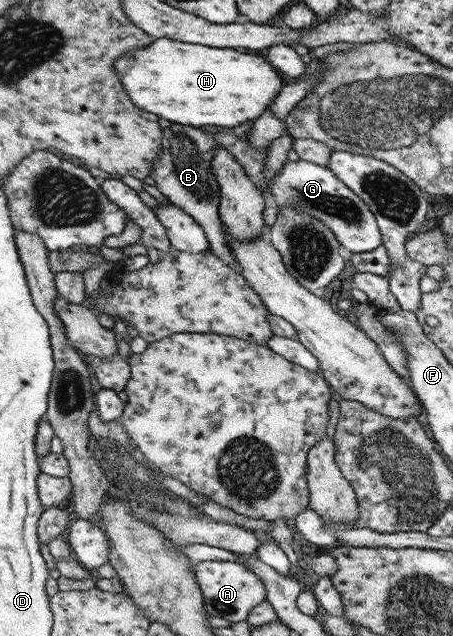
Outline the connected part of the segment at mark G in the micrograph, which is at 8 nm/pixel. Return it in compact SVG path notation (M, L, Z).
M287 161L268 184L272 199L281 209L292 204L317 220L323 220L336 233L348 253L371 252L381 247L381 231L376 215L357 193L348 187L331 169L309 161Z

